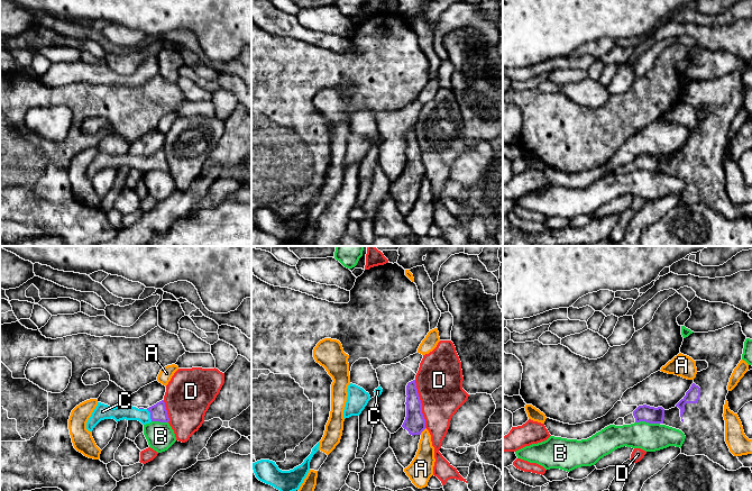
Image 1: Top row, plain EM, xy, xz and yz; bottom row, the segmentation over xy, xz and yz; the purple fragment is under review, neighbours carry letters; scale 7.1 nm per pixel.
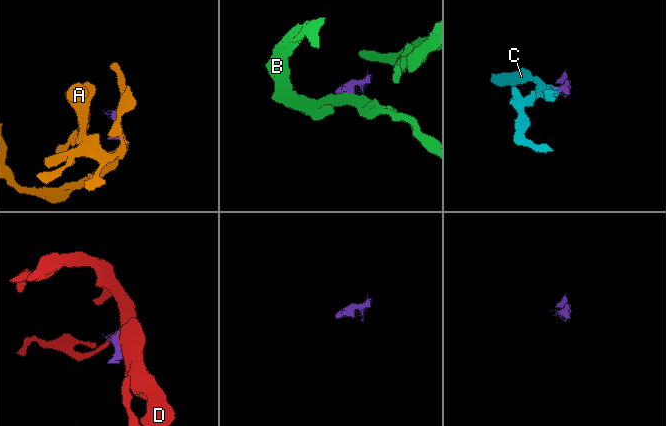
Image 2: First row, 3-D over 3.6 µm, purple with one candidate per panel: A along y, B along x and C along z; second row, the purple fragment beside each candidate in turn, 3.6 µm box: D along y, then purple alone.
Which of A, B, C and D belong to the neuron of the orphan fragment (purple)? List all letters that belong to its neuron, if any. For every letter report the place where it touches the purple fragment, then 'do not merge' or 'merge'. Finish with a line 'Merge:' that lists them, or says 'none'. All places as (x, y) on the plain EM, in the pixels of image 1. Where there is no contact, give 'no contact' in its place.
A: xz (422, 179) | do not merge
B: yz (648, 170) | do not merge
C: xy (150, 163) | merge
D: xz (421, 152) | do not merge
Merge: C

